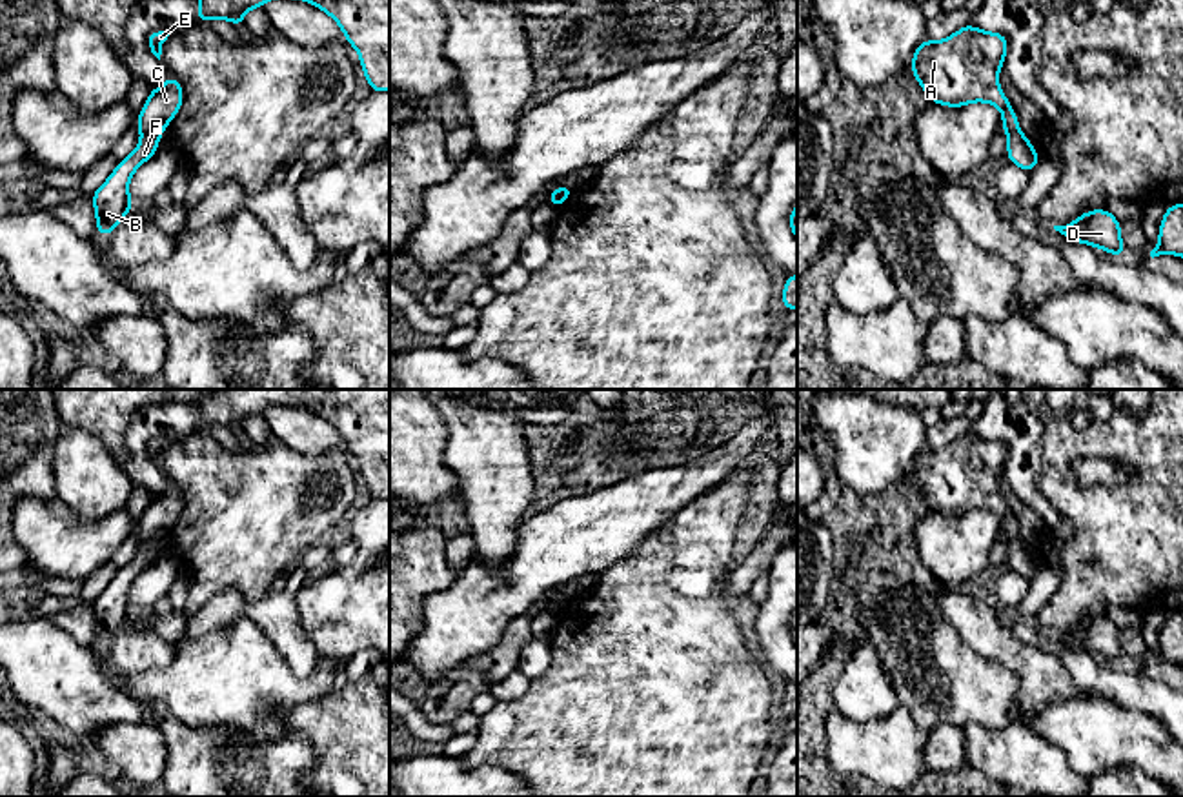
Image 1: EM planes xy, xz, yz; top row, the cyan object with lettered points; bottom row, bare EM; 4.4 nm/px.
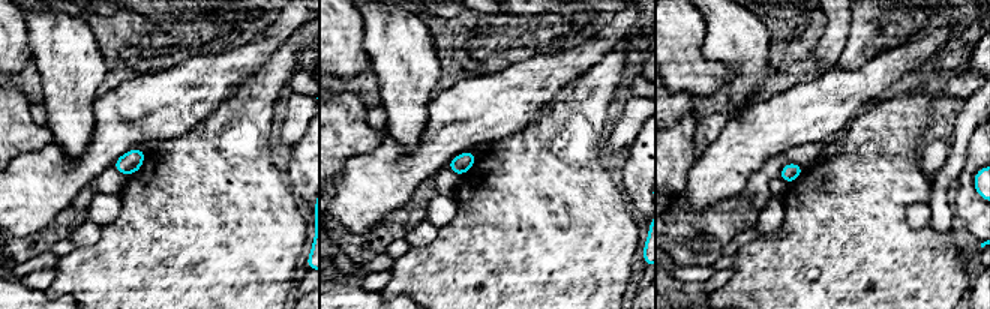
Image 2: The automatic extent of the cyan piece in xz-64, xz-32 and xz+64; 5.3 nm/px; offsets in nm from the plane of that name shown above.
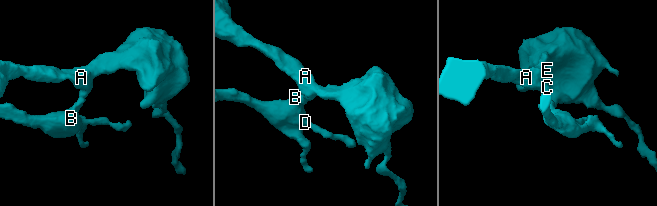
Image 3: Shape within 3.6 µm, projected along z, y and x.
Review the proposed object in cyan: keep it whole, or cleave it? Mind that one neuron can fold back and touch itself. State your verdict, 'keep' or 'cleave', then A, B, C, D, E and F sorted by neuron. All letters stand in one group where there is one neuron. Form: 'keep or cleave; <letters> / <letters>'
cleave; A C E / B D F

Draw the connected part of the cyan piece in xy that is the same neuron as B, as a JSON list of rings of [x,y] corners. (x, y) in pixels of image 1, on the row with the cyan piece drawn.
[[[142,131],[136,149],[124,160],[118,160],[109,178],[91,195],[96,215],[96,235],[109,237],[111,231],[126,220],[135,206],[127,184],[133,173],[158,151],[158,135]]]

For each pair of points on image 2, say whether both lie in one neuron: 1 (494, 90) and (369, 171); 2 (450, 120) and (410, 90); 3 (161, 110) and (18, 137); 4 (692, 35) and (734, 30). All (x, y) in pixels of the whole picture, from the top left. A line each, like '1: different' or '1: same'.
1: same
2: different
3: different
4: different

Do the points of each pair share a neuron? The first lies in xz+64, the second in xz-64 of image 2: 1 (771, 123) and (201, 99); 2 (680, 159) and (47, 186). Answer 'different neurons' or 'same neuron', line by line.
1: same neuron
2: different neurons

